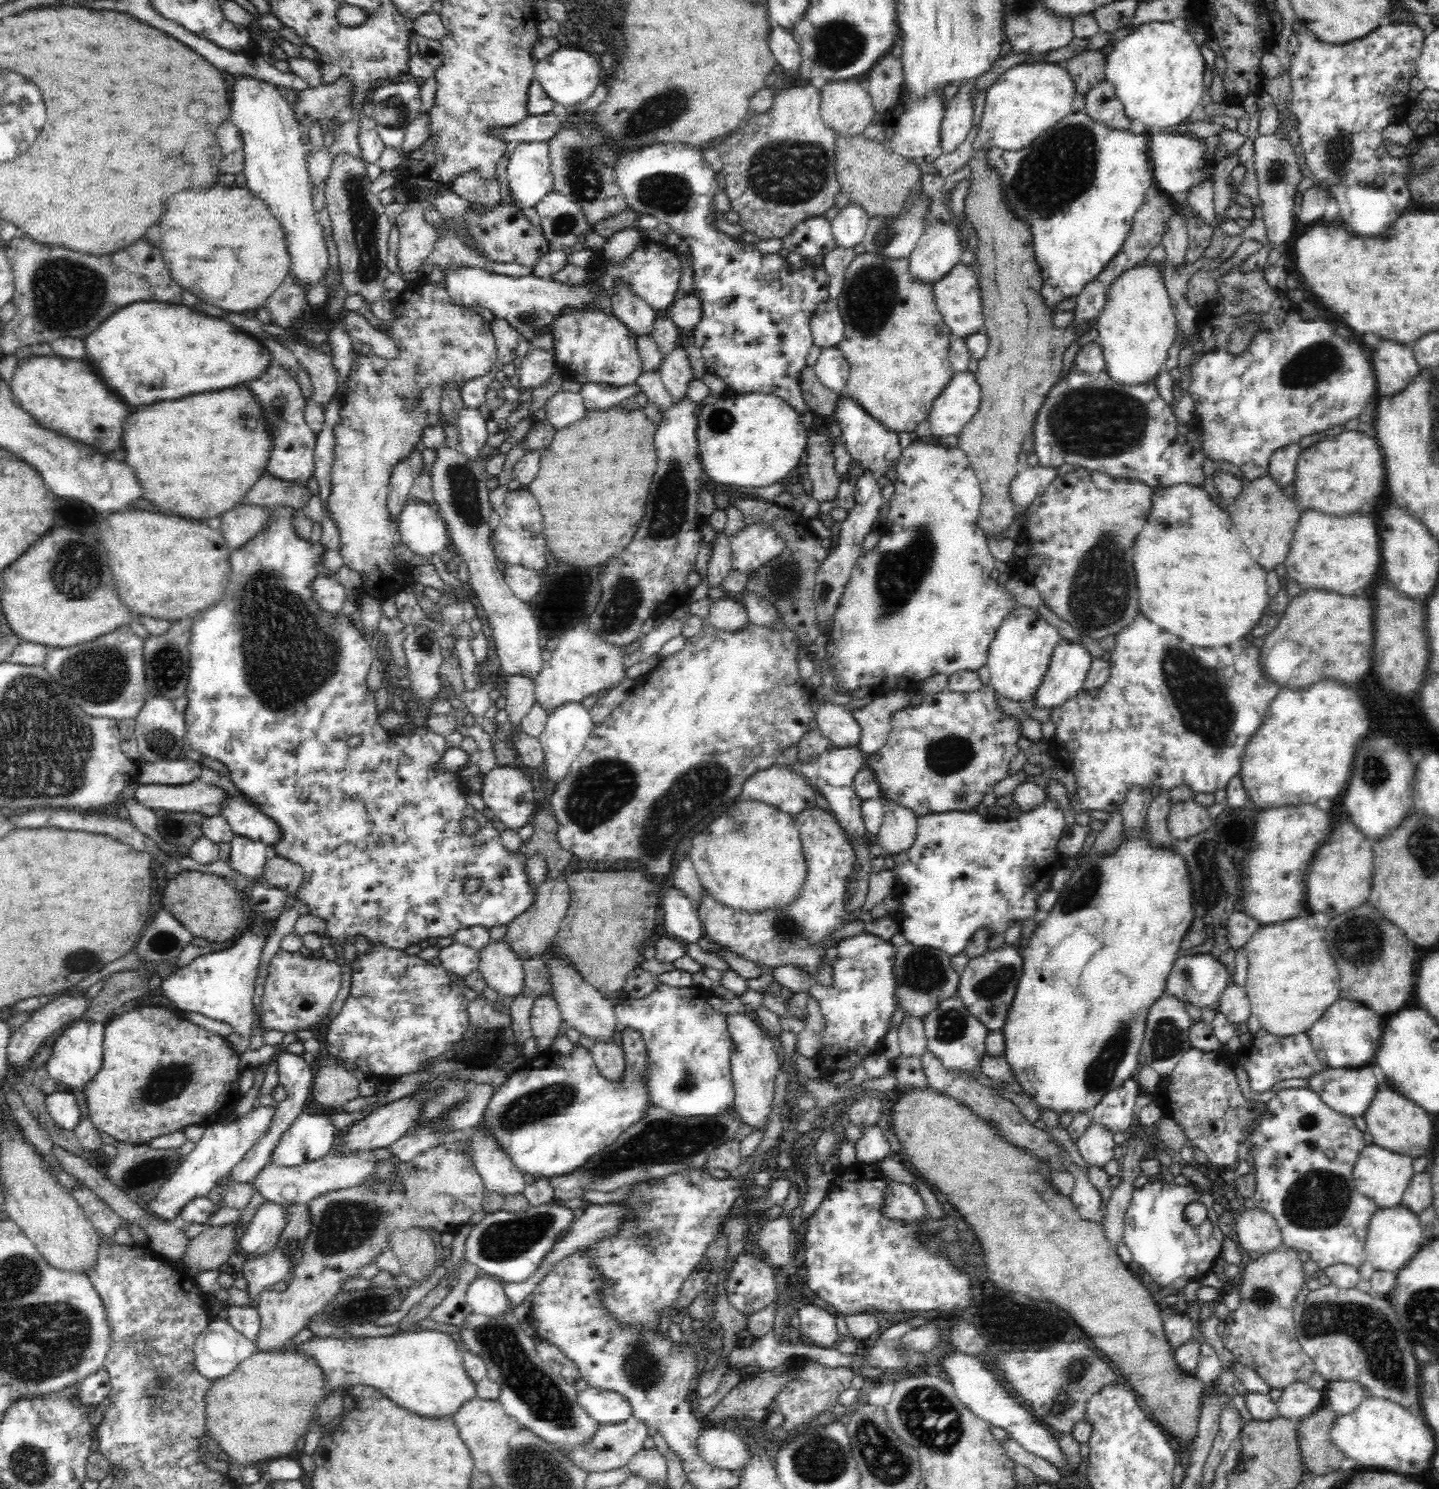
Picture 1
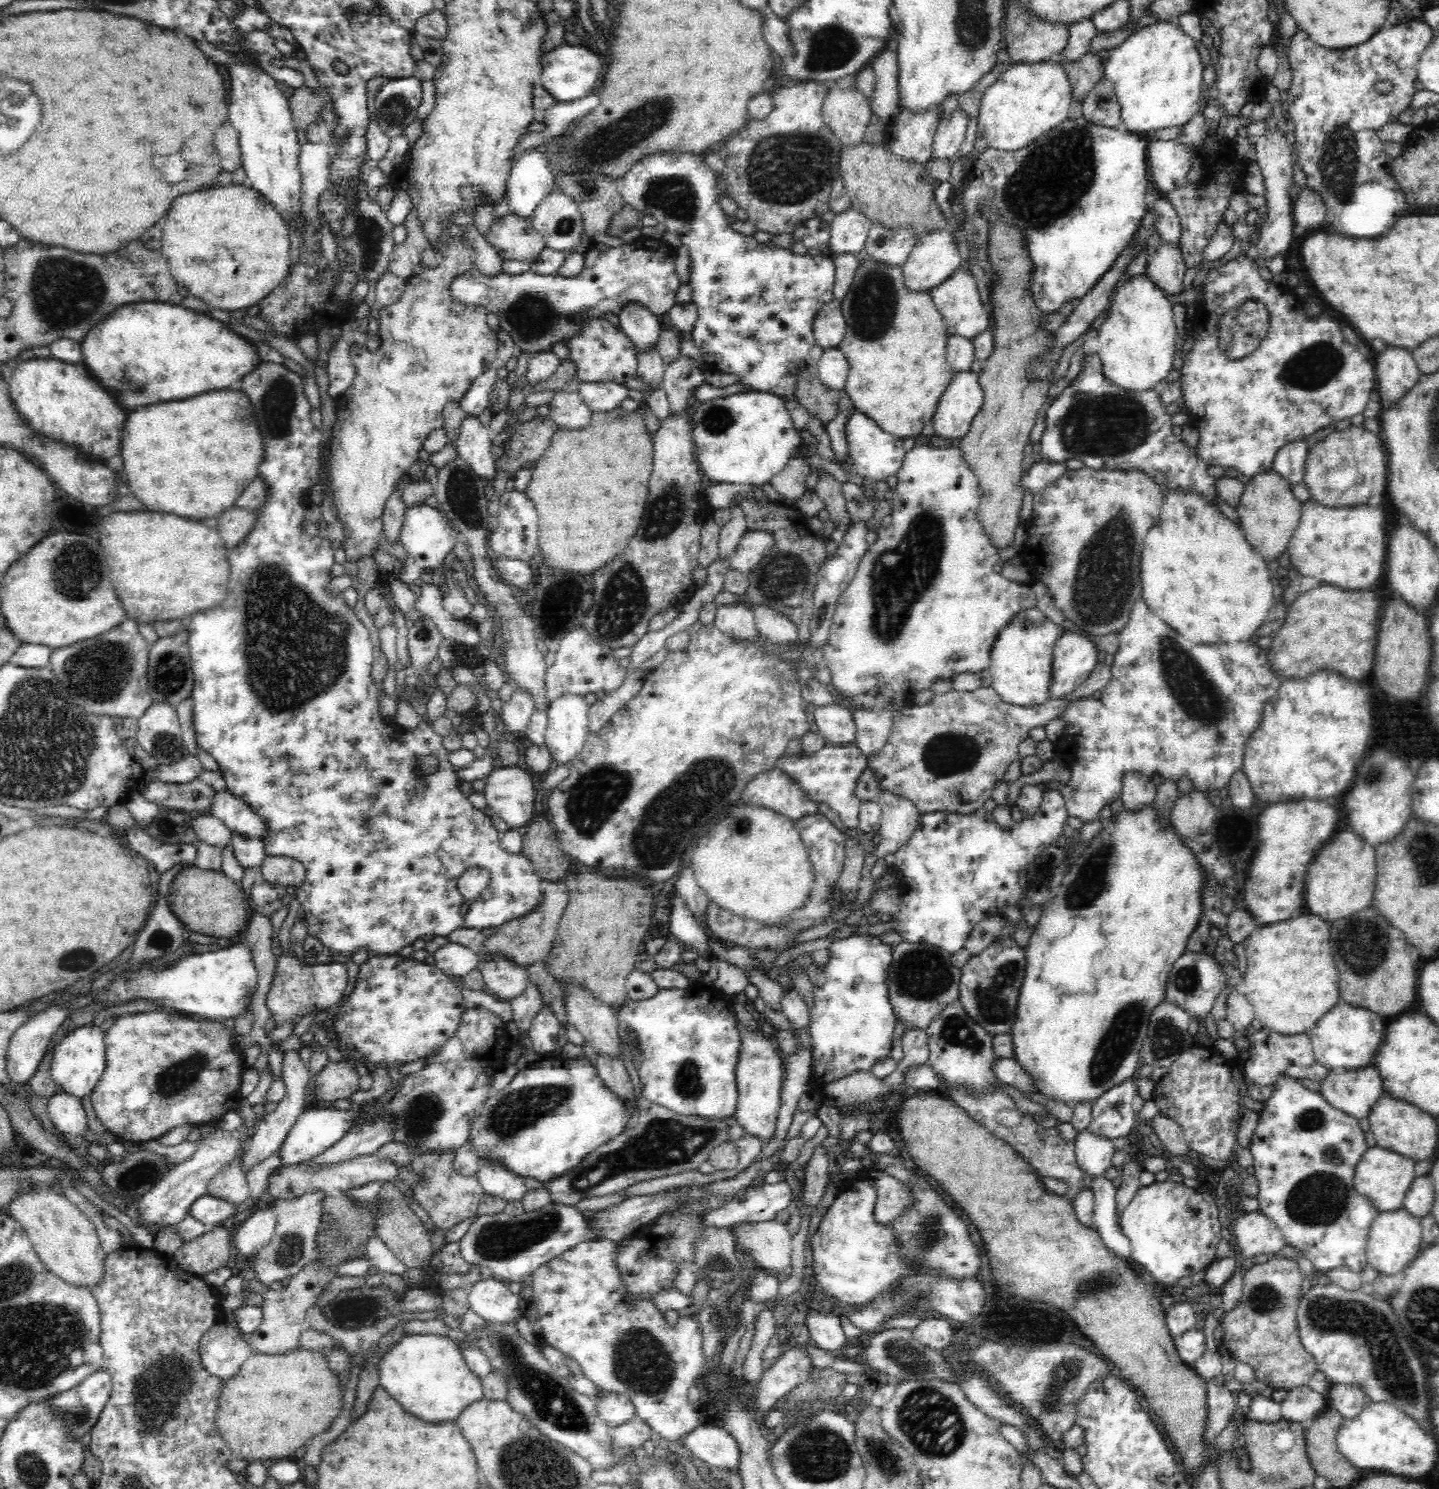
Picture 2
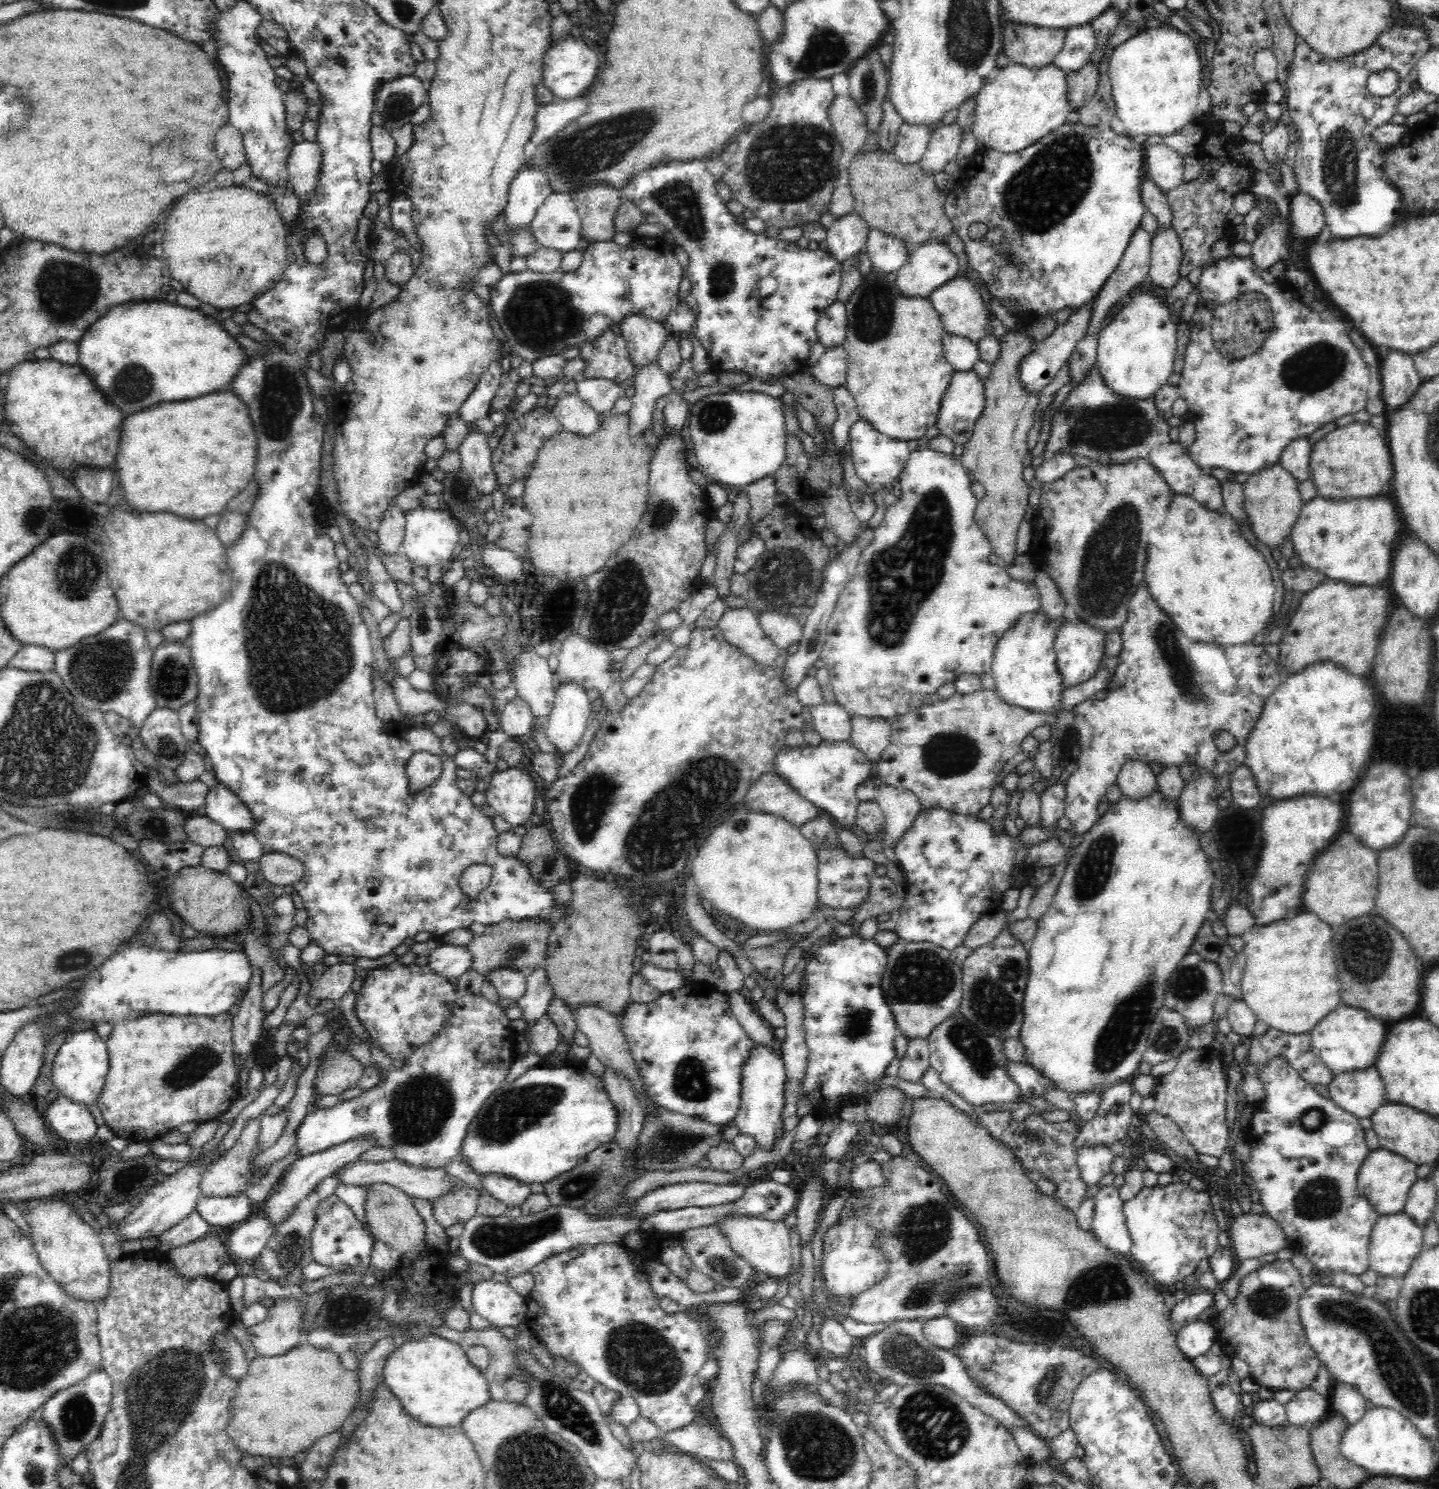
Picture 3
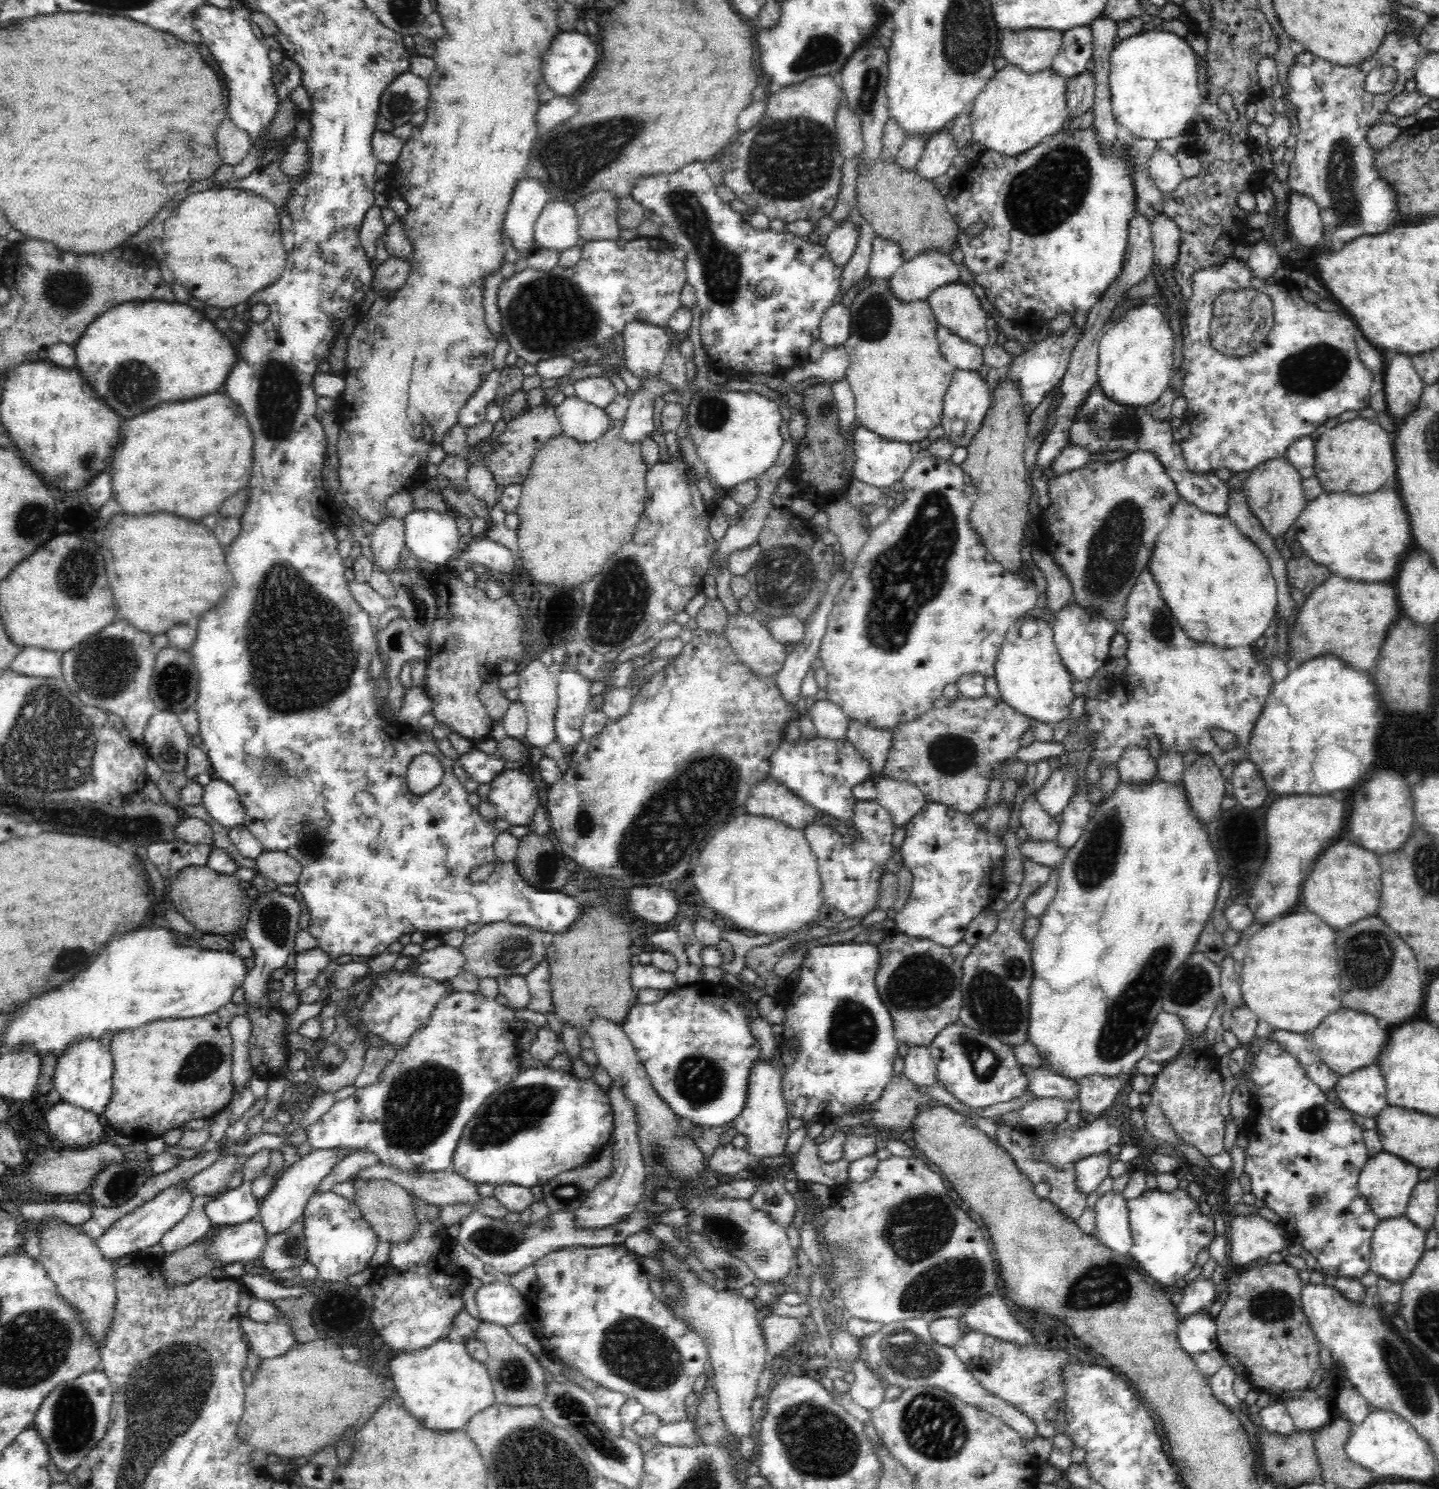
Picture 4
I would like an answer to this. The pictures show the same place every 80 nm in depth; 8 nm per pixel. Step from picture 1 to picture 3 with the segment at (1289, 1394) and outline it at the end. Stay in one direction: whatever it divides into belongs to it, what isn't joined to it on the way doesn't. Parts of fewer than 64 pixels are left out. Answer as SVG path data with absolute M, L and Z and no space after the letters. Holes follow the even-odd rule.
M1312 1388L1294 1392L1284 1405L1284 1410L1287 1422L1294 1426L1314 1426L1332 1412L1328 1397L1316 1393Z

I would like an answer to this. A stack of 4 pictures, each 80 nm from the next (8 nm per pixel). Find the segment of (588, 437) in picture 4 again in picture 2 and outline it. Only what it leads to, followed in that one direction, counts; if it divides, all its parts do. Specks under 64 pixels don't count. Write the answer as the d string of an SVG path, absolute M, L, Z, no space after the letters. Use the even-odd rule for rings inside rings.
M558 391L548 403L549 416L559 428L576 430L588 426L591 411L578 392Z

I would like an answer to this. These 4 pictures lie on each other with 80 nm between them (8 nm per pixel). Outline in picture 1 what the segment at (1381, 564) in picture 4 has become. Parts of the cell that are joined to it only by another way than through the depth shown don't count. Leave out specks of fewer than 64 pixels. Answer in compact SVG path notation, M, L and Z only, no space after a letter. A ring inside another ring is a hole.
M1305 509L1299 515L1299 521L1297 522L1293 539L1291 540L1291 545L1285 558L1284 567L1286 568L1287 579L1294 581L1302 591L1305 592L1320 592L1320 590L1326 590L1326 593L1338 593L1344 596L1350 596L1350 594L1355 594L1358 591L1366 590L1366 586L1370 586L1370 582L1374 578L1378 577L1378 564L1380 560L1380 548L1378 548L1378 536L1376 536L1376 516L1362 516L1362 514L1354 514L1352 516L1332 516L1329 513L1318 512L1313 509Z

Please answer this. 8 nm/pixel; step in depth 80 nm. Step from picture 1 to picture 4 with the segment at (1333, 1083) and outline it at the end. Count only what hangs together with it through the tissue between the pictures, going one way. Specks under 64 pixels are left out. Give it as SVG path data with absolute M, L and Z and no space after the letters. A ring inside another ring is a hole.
M1376 1064L1339 1076L1334 1091L1342 1108L1364 1118L1375 1118L1388 1105L1385 1081Z

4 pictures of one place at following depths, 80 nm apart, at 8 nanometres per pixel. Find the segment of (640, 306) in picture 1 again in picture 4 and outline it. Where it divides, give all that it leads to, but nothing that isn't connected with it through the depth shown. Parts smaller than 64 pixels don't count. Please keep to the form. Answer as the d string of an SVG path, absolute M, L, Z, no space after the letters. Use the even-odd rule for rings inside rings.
M632 320L622 332L625 366L640 380L661 375L660 366L671 344L664 327Z

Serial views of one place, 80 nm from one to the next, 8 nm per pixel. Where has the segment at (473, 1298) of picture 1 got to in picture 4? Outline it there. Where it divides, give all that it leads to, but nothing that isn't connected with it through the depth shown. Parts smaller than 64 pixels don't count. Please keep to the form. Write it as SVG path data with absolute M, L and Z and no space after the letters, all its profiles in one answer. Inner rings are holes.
M495 1281L483 1284L476 1291L475 1301L480 1320L510 1326L527 1318L528 1300L510 1284Z

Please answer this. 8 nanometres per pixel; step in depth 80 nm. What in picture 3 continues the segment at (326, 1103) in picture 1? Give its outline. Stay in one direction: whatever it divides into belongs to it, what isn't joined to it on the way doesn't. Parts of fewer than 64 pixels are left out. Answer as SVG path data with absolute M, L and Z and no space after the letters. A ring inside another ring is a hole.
M332 1044L324 1054L324 1062L316 1075L315 1088L322 1097L340 1097L346 1090L358 1087L363 1071L355 1058L348 1052L338 1052Z

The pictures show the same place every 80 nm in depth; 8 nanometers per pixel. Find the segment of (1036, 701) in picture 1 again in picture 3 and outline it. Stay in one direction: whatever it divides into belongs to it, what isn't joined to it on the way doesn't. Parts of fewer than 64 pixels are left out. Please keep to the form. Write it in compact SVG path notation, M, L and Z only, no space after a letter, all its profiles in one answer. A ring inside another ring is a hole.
M1080 621L1068 622L1057 629L1054 651L1056 654L1056 667L1063 679L1063 689L1067 689L1087 680L1096 674L1101 667L1104 653L1104 638L1106 633L1102 629L1092 628L1091 625Z

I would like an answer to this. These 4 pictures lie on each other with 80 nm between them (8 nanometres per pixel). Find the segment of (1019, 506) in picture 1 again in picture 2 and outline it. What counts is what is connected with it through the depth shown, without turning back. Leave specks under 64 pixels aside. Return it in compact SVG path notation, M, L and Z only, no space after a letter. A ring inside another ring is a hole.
M1042 460L1024 470L1020 485L1024 488L1024 494L1030 492L1035 495L1048 485L1055 483L1064 472L1066 472L1064 461L1056 463L1056 461Z

